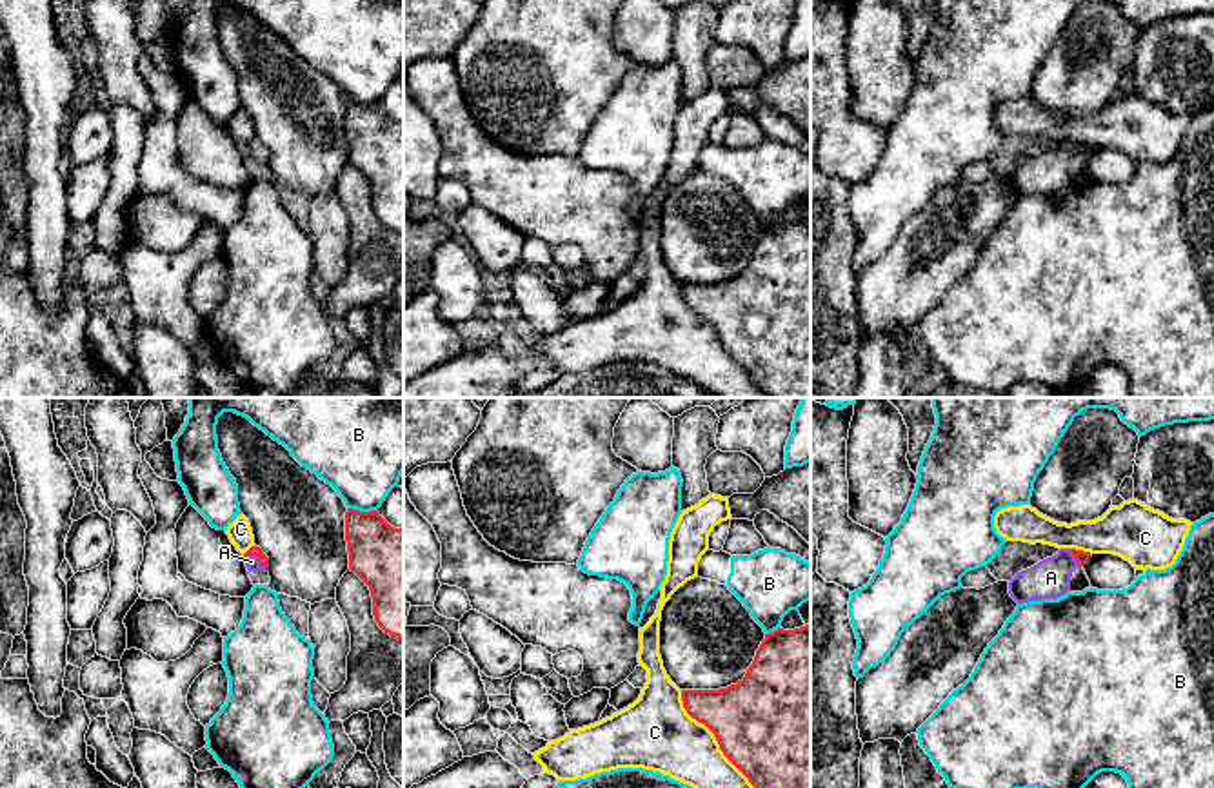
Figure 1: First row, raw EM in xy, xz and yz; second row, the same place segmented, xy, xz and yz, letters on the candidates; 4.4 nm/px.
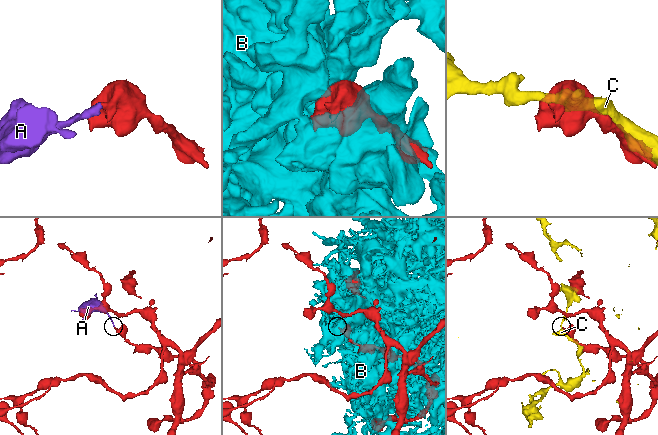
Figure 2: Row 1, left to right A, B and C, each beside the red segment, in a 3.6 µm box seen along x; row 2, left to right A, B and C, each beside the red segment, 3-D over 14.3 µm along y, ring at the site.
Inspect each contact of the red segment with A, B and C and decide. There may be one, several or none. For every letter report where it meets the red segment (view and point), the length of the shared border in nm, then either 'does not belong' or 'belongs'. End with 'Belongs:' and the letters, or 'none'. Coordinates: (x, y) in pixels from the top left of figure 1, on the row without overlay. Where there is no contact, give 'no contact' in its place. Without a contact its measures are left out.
A: xy (257, 149) | 120 nm | belongs
B: xy (362, 106) | 140 nm | does not belong
C: xz (720, 340) | 650 nm | does not belong
Belongs: A

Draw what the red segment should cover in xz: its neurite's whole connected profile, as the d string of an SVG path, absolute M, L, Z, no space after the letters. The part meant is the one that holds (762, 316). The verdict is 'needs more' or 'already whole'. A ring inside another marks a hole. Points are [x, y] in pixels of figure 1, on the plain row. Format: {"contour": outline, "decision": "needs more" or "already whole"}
{"contour": "M811 220L765 227L745 271L720 283L682 283L687 307L705 318L723 349L771 398L811 398Z", "decision": "already whole"}

